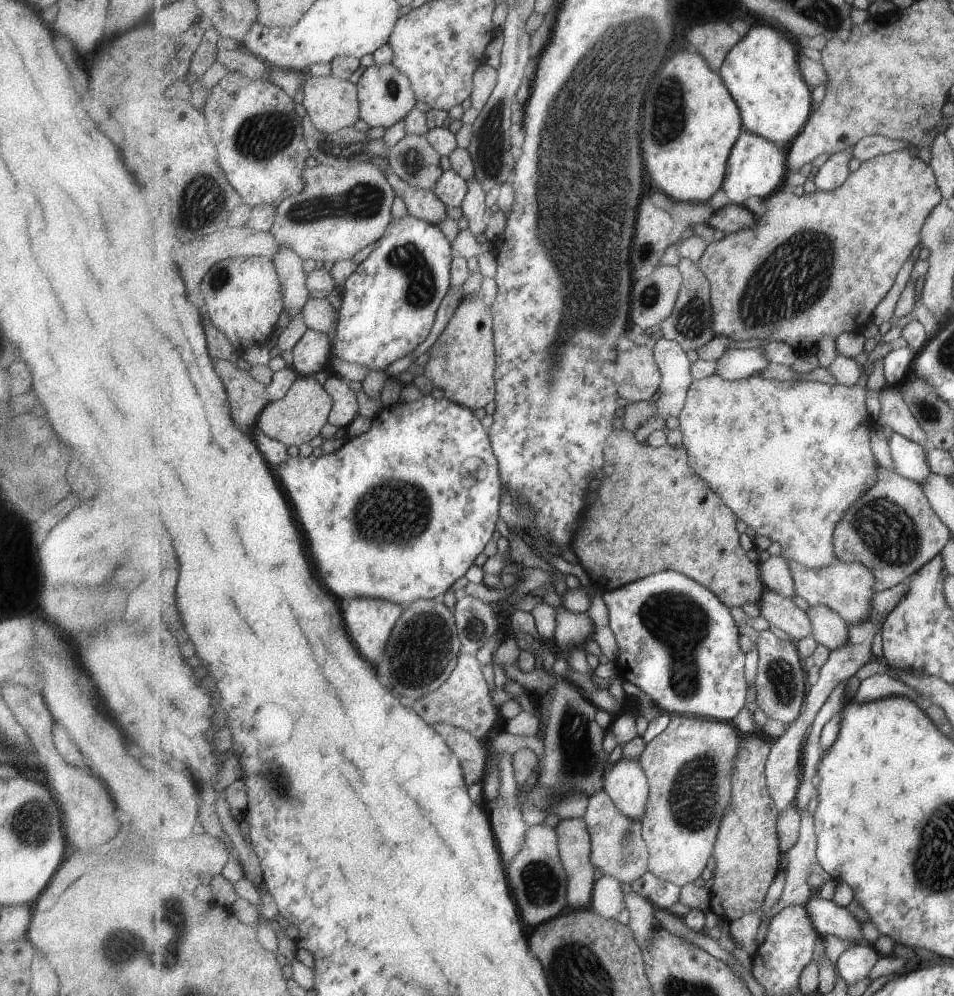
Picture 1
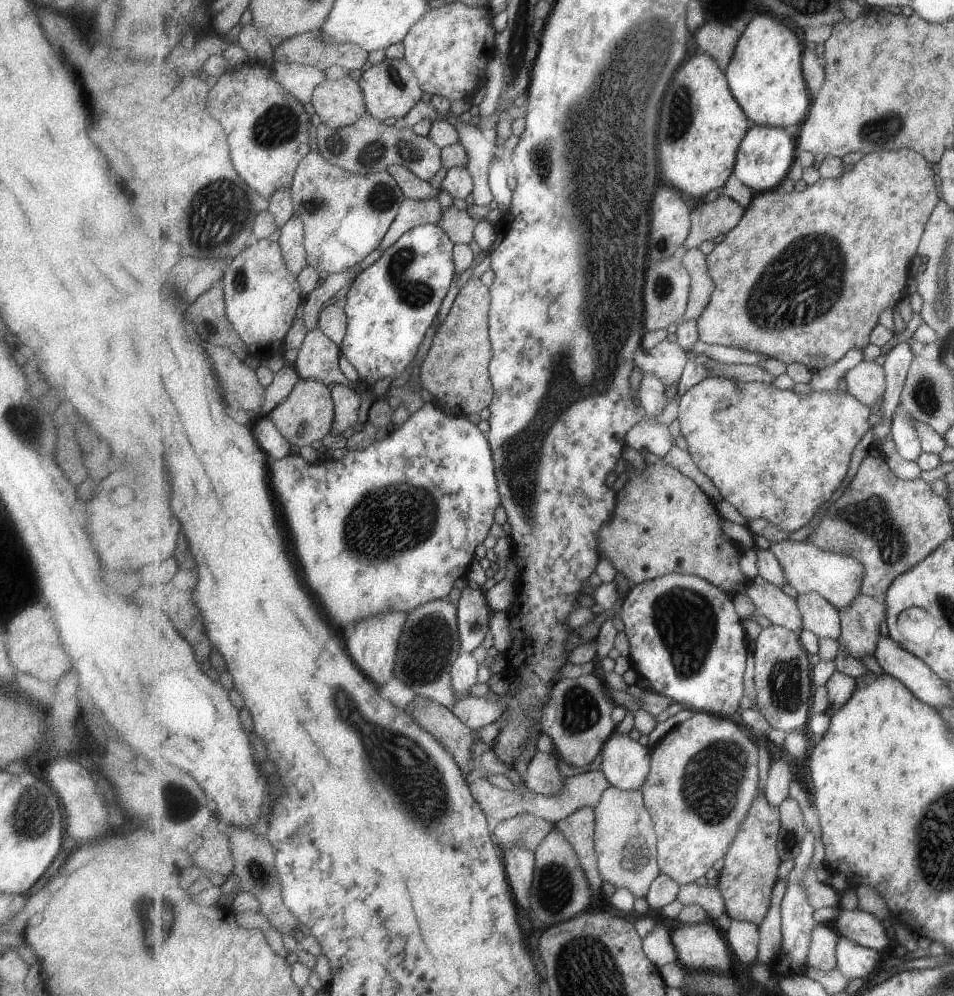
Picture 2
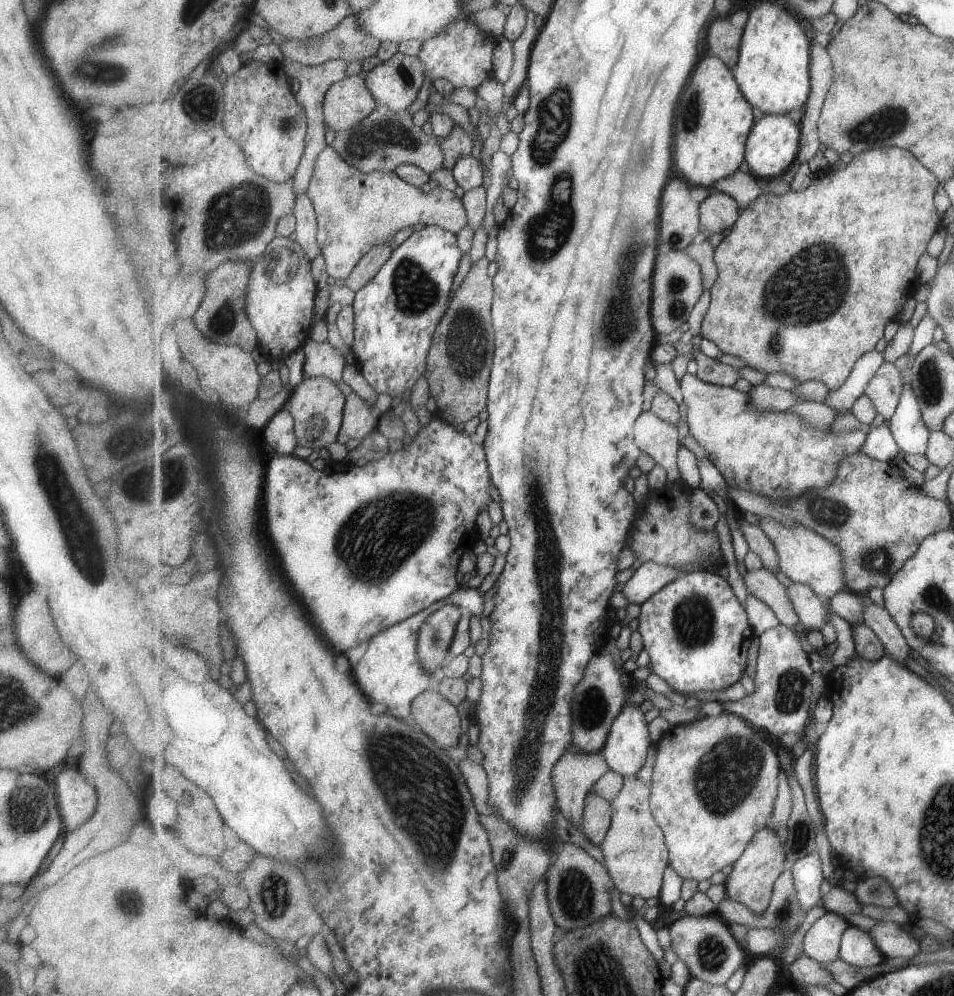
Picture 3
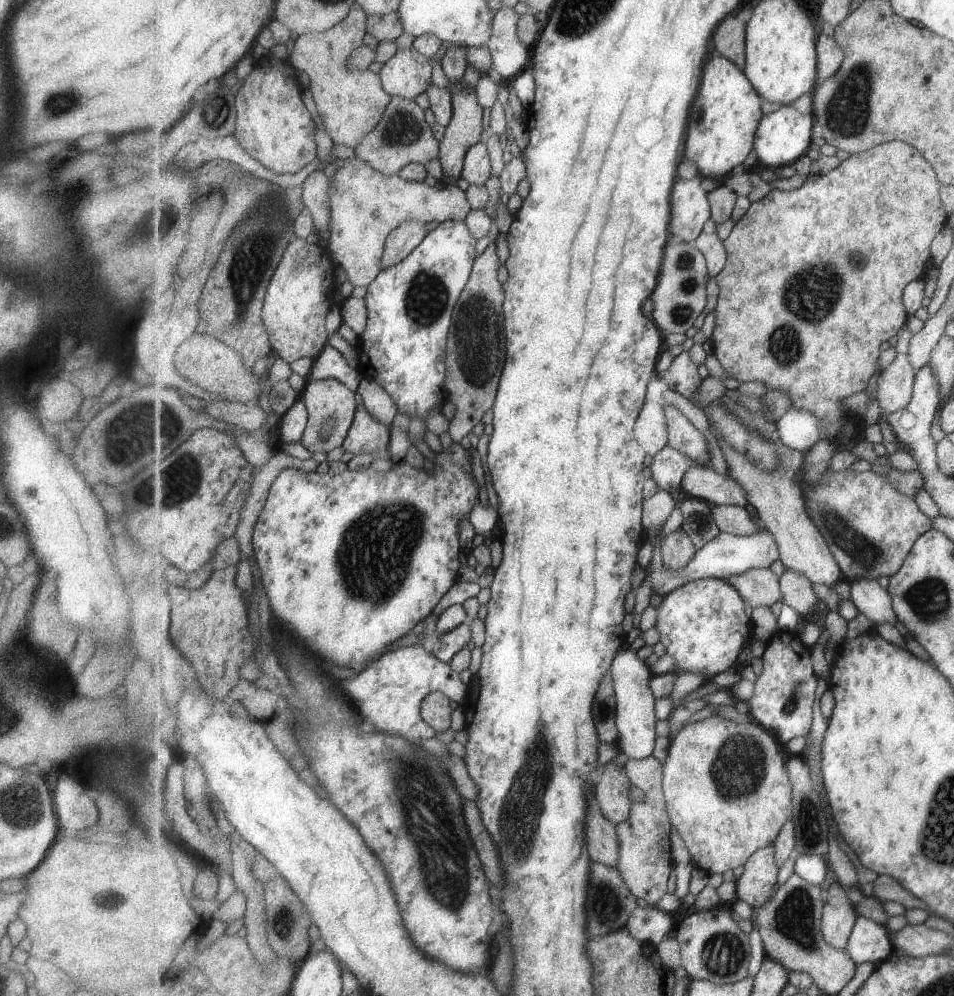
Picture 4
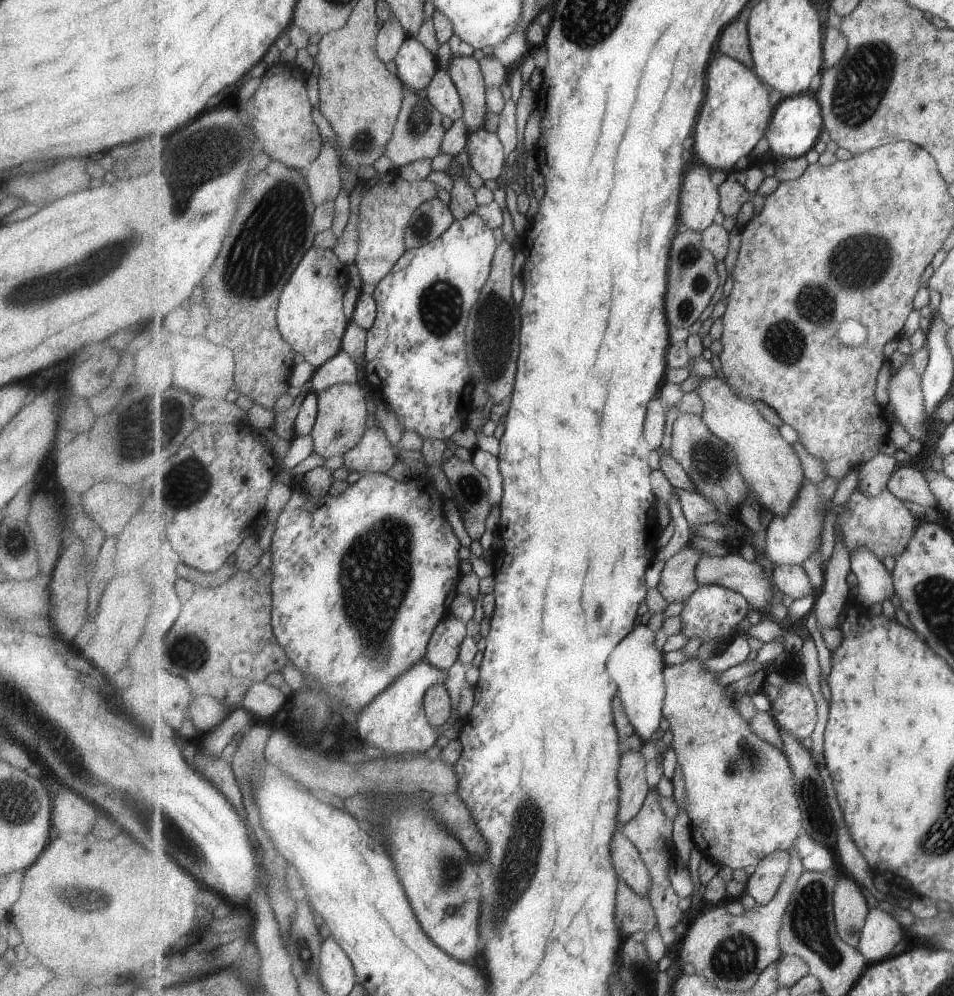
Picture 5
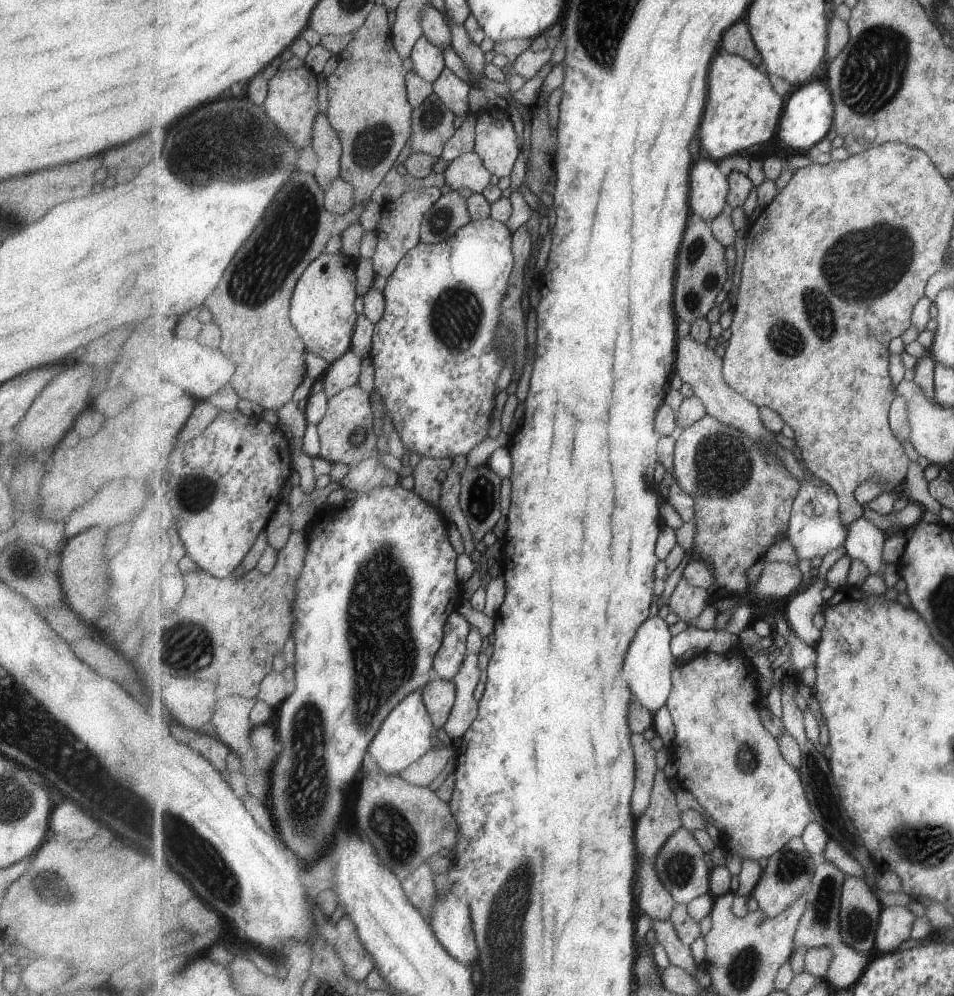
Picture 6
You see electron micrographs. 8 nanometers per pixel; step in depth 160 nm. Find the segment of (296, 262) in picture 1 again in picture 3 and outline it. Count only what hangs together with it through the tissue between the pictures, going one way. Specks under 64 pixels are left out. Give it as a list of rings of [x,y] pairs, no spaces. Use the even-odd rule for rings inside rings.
[[[307,192],[298,194],[294,213],[297,217],[297,226],[293,238],[305,249],[308,257],[313,260],[322,254],[322,250],[320,242],[317,240],[318,214]]]

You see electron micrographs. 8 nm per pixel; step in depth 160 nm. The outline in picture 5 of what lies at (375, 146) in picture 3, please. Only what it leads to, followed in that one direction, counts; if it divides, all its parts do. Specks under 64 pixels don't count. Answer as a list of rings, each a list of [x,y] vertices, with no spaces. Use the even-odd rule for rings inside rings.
[[[415,92],[406,93],[396,130],[384,155],[392,161],[396,170],[400,166],[416,160],[434,159],[442,152],[442,143],[447,132],[441,124],[443,116],[444,114],[439,112],[438,107],[432,103],[428,96],[421,97]]]

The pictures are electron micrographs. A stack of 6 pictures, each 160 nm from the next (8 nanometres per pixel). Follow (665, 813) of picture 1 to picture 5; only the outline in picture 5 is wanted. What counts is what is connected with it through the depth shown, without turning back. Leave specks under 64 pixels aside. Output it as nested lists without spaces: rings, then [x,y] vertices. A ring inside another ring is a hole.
[[[692,657],[684,663],[667,665],[664,668],[667,694],[665,697],[664,716],[670,723],[673,734],[672,747],[677,754],[682,770],[685,784],[685,803],[687,804],[687,815],[691,823],[691,832],[695,847],[701,852],[703,857],[711,857],[721,867],[730,866],[734,870],[747,868],[749,864],[758,865],[761,860],[777,851],[789,851],[796,843],[797,836],[803,828],[805,822],[803,808],[797,796],[796,774],[792,764],[783,749],[773,746],[769,741],[764,741],[752,728],[752,724],[746,719],[740,710],[735,708],[735,700],[727,696],[725,686],[719,684],[717,673],[711,672],[704,667],[704,662],[699,658]]]

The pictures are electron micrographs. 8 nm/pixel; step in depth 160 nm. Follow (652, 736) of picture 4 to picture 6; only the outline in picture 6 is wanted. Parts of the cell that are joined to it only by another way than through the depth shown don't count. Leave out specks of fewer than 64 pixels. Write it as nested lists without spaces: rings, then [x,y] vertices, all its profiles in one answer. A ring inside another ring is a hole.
[[[649,617],[637,631],[633,640],[633,648],[629,648],[629,656],[625,660],[625,678],[629,682],[633,697],[653,714],[661,706],[668,704],[672,691],[672,674],[676,666],[676,656],[672,651],[673,634],[669,630],[667,620],[659,617]]]

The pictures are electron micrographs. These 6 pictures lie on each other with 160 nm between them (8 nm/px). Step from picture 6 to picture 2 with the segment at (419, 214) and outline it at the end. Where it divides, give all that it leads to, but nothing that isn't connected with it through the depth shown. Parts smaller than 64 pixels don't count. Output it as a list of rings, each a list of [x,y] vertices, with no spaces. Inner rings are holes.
[[[311,151],[301,162],[300,166],[297,167],[296,175],[294,178],[292,187],[292,197],[295,205],[294,216],[301,217],[304,222],[304,243],[308,254],[308,264],[317,272],[338,273],[347,269],[355,267],[359,264],[363,258],[367,258],[375,248],[378,248],[384,238],[387,236],[389,229],[392,227],[393,221],[400,214],[400,210],[404,200],[407,199],[404,190],[400,187],[398,180],[392,174],[389,174],[387,170],[381,171],[380,173],[373,173],[362,175],[359,173],[352,173],[351,171],[345,170],[344,168],[331,164],[320,152]],[[454,205],[444,209],[442,220],[438,224],[453,239],[455,244],[471,244],[478,222],[467,212]]]

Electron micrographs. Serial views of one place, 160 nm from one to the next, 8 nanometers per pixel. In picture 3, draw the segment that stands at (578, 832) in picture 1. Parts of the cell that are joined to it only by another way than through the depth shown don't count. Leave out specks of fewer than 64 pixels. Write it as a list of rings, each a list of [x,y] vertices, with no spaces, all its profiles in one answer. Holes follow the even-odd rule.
[[[591,791],[586,798],[585,812],[584,824],[580,831],[589,838],[589,842],[601,846],[612,828],[612,802]]]

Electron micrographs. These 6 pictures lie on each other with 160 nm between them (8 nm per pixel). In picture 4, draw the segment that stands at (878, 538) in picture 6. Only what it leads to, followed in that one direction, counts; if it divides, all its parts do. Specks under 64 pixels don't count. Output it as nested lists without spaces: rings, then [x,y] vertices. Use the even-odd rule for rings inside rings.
[[[859,580],[851,584],[853,604],[873,622],[873,626],[881,623],[894,626],[895,622],[899,622],[893,608],[893,598],[879,580]]]

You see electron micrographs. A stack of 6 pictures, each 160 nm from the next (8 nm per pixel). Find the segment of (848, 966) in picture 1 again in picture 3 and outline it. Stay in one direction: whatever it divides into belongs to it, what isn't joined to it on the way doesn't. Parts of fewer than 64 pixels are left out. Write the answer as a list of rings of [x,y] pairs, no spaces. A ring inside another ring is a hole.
[[[851,925],[844,933],[840,958],[855,967],[875,967],[881,965],[887,957],[876,946],[870,932]]]

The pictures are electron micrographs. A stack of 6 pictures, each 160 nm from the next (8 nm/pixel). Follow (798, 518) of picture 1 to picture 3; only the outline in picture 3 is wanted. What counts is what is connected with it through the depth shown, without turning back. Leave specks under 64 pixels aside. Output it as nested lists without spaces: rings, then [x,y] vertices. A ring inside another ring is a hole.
[[[685,374],[679,384],[684,404],[688,408],[690,434],[710,454],[711,462],[723,476],[727,487],[753,491],[774,501],[801,496],[808,490],[832,483],[842,460],[847,455],[860,452],[868,437],[868,434],[862,431],[840,434],[833,434],[829,429],[821,431],[806,423],[798,414],[789,411],[776,413],[757,410],[747,393],[739,392],[737,388],[705,382],[695,374]]]

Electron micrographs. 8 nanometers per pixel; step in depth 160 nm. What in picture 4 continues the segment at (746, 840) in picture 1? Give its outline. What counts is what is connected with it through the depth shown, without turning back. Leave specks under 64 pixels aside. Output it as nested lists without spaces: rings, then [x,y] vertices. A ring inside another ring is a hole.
[[[769,844],[759,848],[743,866],[744,871],[736,881],[737,900],[744,900],[752,907],[759,908],[773,894],[779,878],[776,847]]]

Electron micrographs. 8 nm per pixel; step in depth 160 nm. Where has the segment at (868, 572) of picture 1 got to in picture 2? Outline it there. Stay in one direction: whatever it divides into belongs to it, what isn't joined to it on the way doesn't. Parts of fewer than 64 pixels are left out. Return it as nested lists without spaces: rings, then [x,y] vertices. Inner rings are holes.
[[[785,539],[773,543],[769,547],[782,563],[788,584],[799,594],[818,592],[836,606],[840,612],[854,604],[856,596],[861,593],[861,585],[865,576],[865,567],[857,557],[849,553],[831,552],[819,548],[809,540],[793,541]]]

